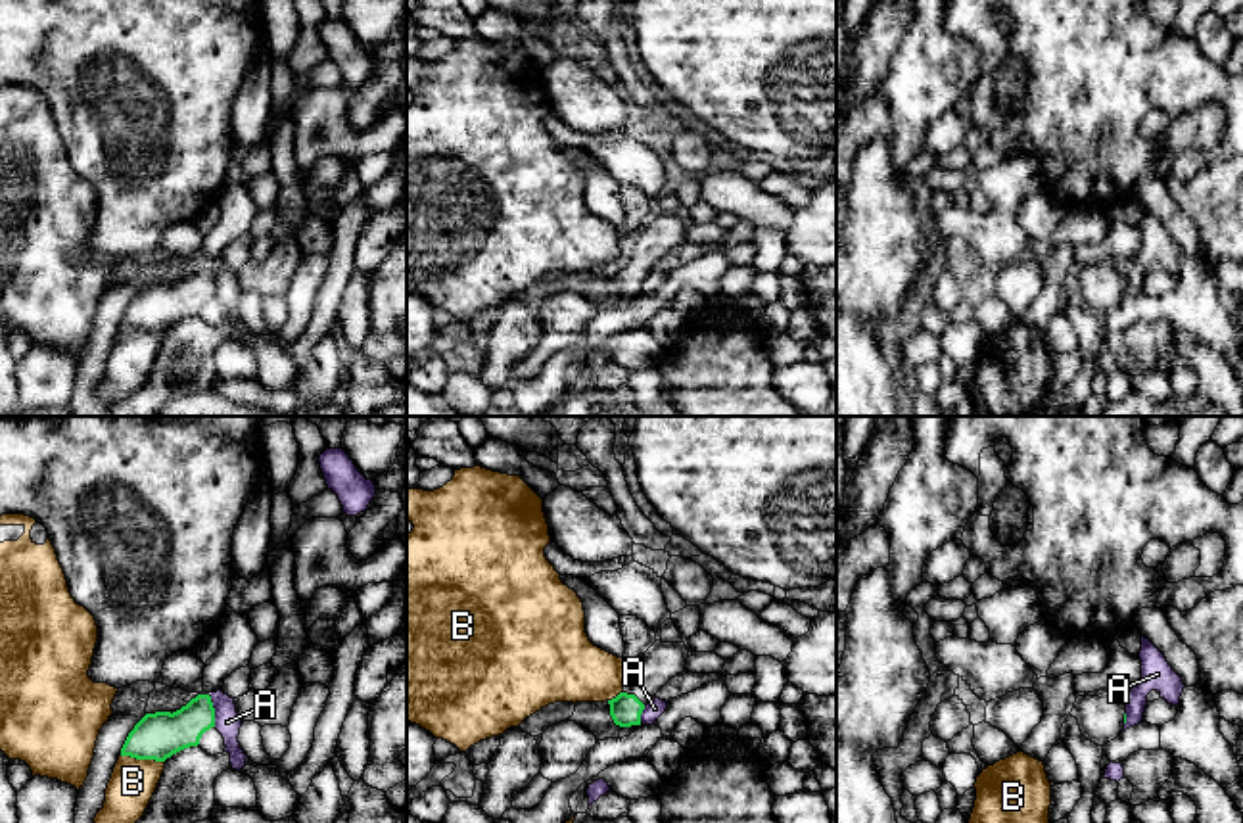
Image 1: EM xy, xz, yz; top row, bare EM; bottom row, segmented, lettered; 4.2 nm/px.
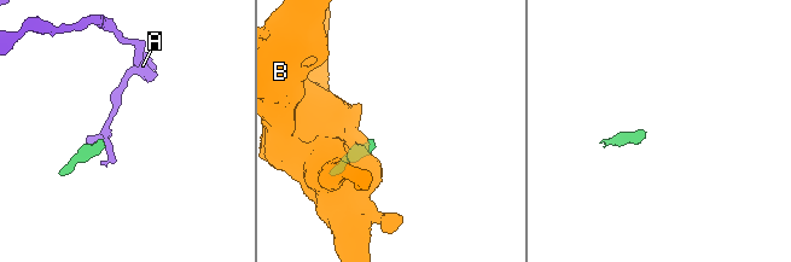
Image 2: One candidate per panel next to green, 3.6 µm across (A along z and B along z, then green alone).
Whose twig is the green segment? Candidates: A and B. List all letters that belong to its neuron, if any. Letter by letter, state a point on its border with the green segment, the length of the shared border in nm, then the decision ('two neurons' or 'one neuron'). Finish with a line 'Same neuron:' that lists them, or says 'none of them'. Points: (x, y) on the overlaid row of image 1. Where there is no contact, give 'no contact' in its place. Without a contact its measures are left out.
A: xy (213, 710) | 150 nm | two neurons
B: xy (142, 758) | 190 nm | two neurons
Same neuron: none of them

